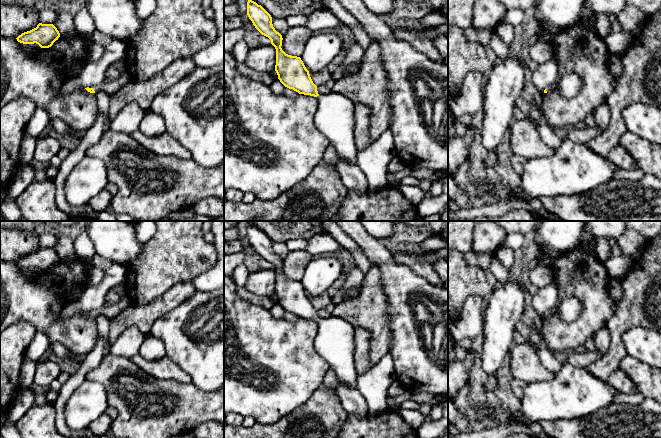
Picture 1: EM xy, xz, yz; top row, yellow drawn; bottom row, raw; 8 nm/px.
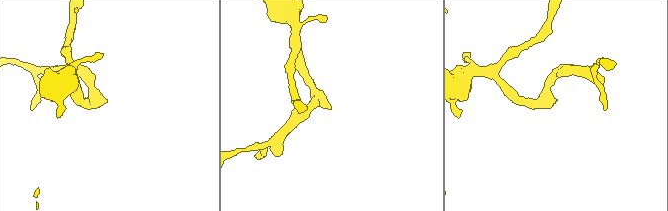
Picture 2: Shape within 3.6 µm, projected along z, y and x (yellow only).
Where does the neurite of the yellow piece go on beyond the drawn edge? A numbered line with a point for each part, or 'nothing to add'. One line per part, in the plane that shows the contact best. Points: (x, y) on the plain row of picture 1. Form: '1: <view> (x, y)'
1: xy (109, 311)

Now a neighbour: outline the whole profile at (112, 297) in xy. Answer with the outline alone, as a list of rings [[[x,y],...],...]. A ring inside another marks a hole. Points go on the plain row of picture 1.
[[[110,290],[106,295],[106,303],[107,304],[116,304],[120,300],[120,295],[116,293],[114,290]]]

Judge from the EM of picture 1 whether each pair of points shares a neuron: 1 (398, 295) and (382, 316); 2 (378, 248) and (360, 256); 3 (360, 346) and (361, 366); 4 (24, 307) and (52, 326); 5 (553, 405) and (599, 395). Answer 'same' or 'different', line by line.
1: different
2: different
3: same
4: same
5: same

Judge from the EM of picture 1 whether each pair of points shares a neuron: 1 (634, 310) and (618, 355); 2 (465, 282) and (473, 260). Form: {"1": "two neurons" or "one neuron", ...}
{"1": "one neuron", "2": "two neurons"}

